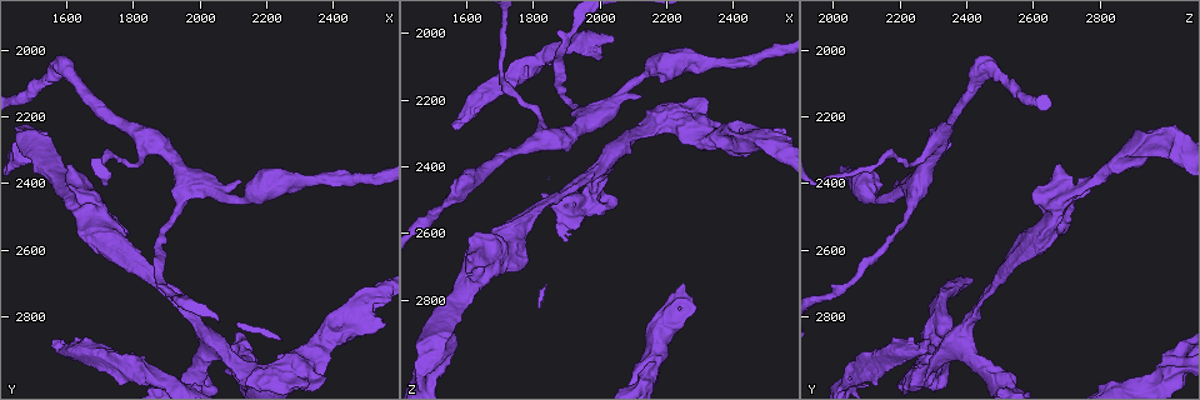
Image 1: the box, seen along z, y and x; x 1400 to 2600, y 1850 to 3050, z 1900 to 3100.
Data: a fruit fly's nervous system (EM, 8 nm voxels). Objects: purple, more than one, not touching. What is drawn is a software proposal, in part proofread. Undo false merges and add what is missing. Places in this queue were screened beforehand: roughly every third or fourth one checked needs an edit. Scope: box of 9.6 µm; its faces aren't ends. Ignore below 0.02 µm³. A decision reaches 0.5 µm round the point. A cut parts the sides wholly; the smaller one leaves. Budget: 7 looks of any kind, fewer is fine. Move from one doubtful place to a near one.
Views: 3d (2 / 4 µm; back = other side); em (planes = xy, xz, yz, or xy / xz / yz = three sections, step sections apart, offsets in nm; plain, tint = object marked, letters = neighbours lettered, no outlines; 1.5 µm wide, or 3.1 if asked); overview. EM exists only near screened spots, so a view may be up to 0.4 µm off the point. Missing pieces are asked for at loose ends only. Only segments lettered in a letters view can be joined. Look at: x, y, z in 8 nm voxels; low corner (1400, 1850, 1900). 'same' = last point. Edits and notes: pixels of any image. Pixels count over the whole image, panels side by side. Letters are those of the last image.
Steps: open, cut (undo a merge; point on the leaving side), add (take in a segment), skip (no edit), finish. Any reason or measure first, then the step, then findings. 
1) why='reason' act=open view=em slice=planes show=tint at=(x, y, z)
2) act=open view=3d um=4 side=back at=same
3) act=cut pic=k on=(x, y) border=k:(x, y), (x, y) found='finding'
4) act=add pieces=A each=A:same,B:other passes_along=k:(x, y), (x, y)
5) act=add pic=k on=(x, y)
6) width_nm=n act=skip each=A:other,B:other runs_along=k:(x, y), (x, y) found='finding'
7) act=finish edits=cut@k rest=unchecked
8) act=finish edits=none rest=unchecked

why='free end' act=open view=em slice=xy step=8 show=letters at=(1570, 2870, 2280)

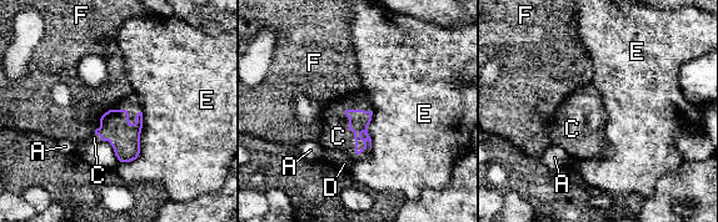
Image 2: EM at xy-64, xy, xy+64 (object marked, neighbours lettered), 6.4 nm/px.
longest_contact=E:360nm act=add pieces=C each=A:other,C:same,D:other,E:other,F:other passes_along=2:(359, 120), (353, 131), (335, 135) found='it goes on there'

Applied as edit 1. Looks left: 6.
why='redraw' act=open view=overview

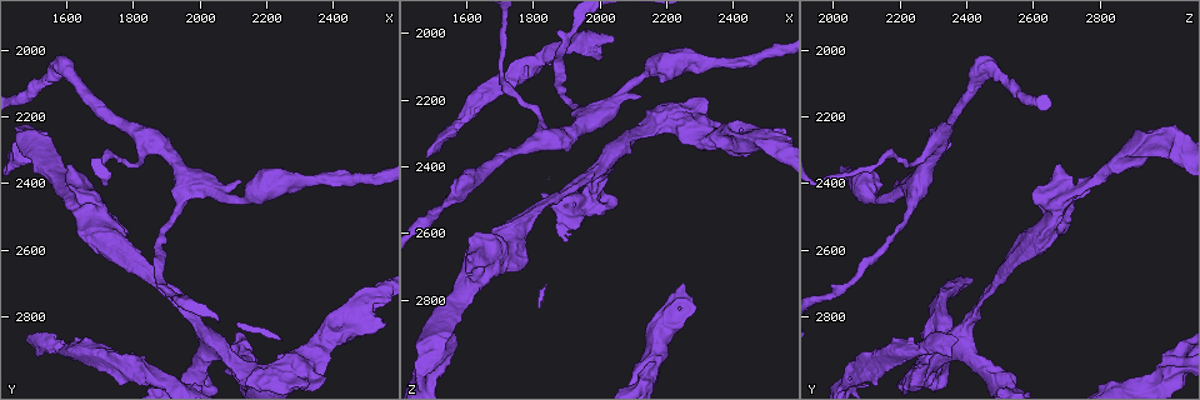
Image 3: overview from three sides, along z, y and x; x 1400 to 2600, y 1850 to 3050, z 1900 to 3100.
why='stops while still wide' act=open view=em slice=yz step=8 show=letters at=(1610, 2350, 2670)

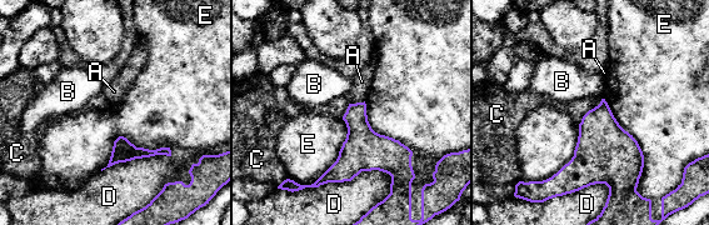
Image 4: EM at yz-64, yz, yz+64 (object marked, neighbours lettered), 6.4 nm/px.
act=skip each=A:other,B:other,C:other,D:other,E:other border=4:(364, 100), (350, 104) found='no lettered segment goes on from it'

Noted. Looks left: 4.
why='a fork' act=open view=em slice=planes show=letters at=(2010, 2850, 2390)

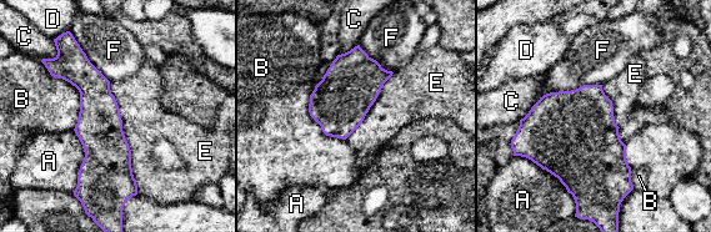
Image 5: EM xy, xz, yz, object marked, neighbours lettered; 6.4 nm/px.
act=skip each=A:other,B:other,C:other,D:other,E:other,F:other runs_along=5:(75, 46), (95, 91), (89, 185) found='continuous, no second cell'

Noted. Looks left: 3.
act=finish edits=add@2 rest=unchecked

